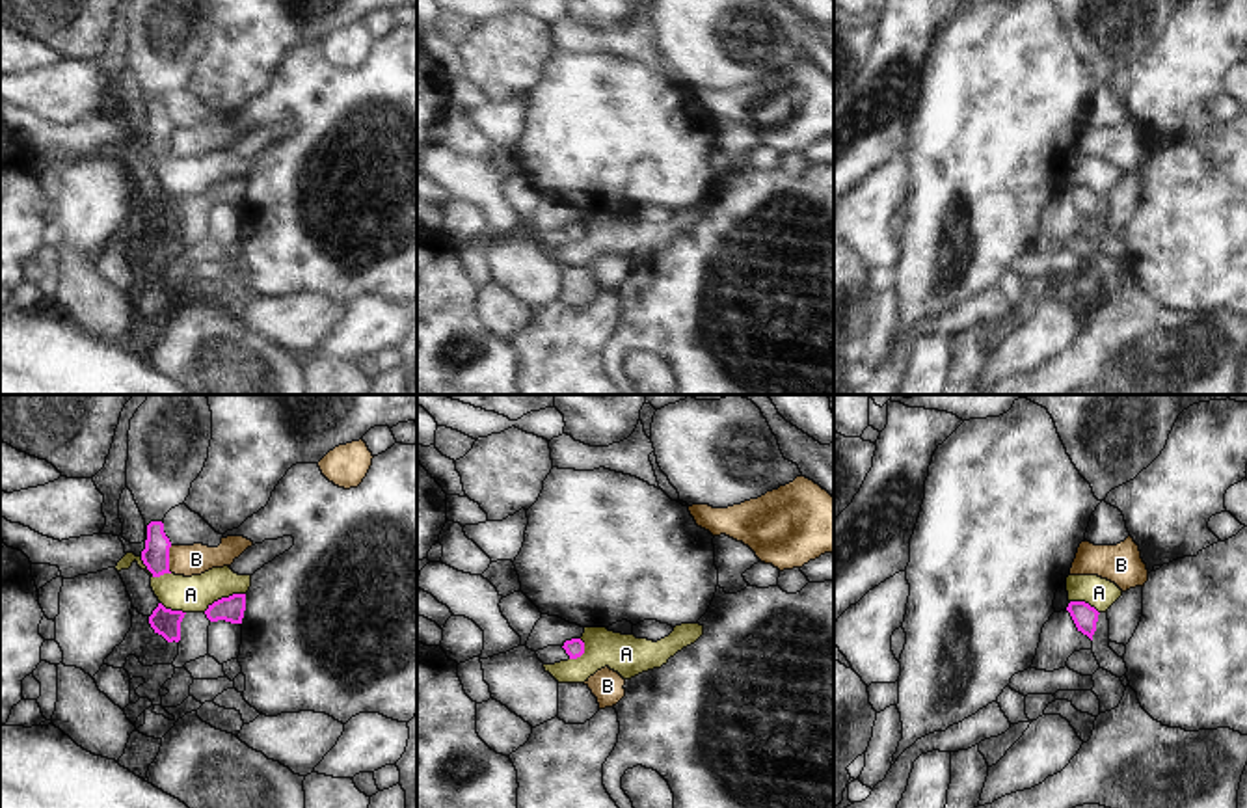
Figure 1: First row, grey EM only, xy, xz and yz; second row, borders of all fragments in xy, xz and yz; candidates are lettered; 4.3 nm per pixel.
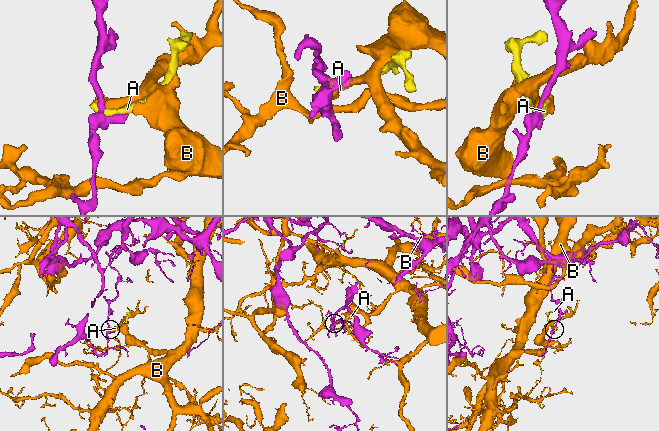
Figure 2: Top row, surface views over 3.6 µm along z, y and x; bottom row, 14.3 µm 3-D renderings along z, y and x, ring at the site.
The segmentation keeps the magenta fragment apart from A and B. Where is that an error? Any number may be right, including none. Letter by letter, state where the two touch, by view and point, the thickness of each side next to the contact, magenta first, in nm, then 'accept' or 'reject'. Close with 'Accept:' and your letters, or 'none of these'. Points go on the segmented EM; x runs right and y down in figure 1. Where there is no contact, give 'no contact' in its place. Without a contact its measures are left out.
A: contact xy (224, 598); calibres 110 and 160 nm; reject
B: contact xy (168, 559); calibres 120 and 130 nm; reject
Accept: none of these

